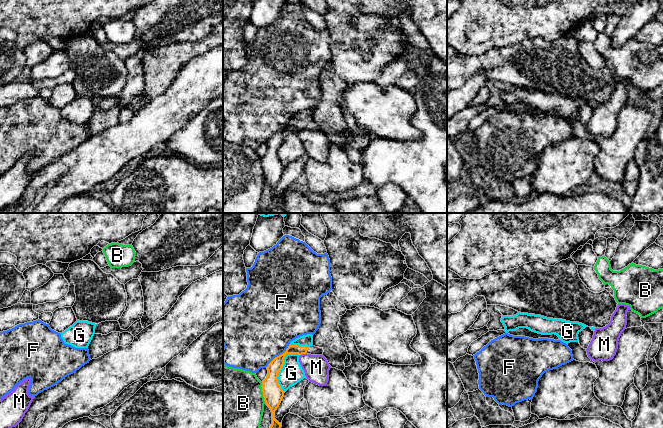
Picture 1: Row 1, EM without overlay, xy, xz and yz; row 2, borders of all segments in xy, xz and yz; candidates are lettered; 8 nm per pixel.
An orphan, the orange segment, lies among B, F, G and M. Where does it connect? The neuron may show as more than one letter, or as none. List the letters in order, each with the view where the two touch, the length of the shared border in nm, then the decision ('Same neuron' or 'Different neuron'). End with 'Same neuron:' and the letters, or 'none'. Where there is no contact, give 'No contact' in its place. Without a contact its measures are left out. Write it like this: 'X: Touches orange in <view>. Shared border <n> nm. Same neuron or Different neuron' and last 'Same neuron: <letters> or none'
B: Touches orange in xz. Shared border 170 nm. Different neuron
F: Touches orange in xz. Shared border 260 nm. Different neuron
G: Touches orange in xz. Shared border 340 nm. Different neuron
M: Touches orange in xz. Shared border 60 nm. Different neuron
Same neuron: none

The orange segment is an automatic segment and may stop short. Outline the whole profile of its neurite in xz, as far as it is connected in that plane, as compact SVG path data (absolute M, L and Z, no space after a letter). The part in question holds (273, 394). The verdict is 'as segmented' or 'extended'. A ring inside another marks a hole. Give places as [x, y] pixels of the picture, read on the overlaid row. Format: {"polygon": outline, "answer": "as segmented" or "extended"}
{"polygon": "M289 345L286 351L275 357L266 367L268 374L266 378L262 381L262 392L266 405L270 408L272 412L272 424L270 428L281 428L281 423L275 419L275 411L279 407L283 397L284 391L278 383L278 373L284 365L284 358L287 354L311 354L311 355L322 355L324 352L323 348L315 346L299 346L299 345Z", "answer": "extended"}

